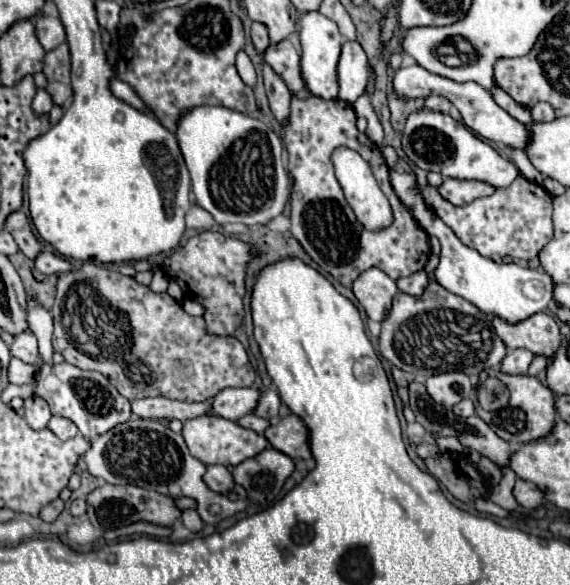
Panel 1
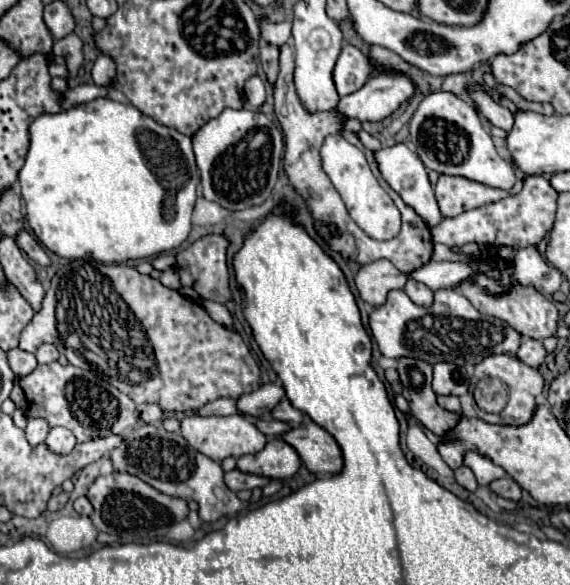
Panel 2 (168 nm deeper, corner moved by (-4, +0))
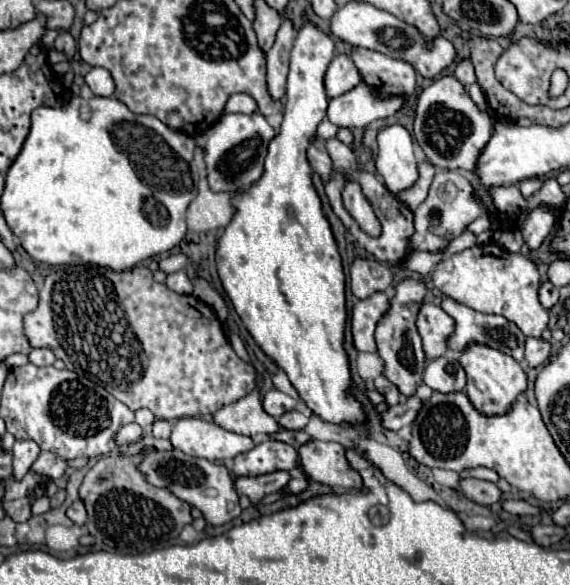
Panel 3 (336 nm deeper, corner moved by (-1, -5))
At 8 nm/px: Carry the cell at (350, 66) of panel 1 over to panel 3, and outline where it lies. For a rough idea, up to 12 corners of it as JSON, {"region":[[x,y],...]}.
{"region":[[348,55],[328,65],[324,87],[330,97],[354,89],[362,81]]}

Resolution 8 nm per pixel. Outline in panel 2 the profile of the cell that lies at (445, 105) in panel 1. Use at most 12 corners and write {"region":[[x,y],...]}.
{"region":[[451,74],[443,80],[441,92],[467,100],[467,74]]}

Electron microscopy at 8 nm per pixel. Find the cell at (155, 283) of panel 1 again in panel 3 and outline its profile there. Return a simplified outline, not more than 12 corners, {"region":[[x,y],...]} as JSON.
{"region":[[186,271],[170,273],[166,287],[176,293],[192,293]]}

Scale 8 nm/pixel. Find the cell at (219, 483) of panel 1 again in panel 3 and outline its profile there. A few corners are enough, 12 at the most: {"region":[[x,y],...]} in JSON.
{"region":[[288,471],[238,477],[236,491],[252,503],[284,489]]}

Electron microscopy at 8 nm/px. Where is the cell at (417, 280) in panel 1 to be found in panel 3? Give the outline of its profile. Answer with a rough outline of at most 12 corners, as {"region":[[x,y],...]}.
{"region":[[426,301],[416,325],[426,363],[448,351],[454,319]]}

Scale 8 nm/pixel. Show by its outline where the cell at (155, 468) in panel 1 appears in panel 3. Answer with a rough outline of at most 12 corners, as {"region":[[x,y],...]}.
{"region":[[178,449],[140,469],[200,509],[210,525],[242,513],[230,469]]}

